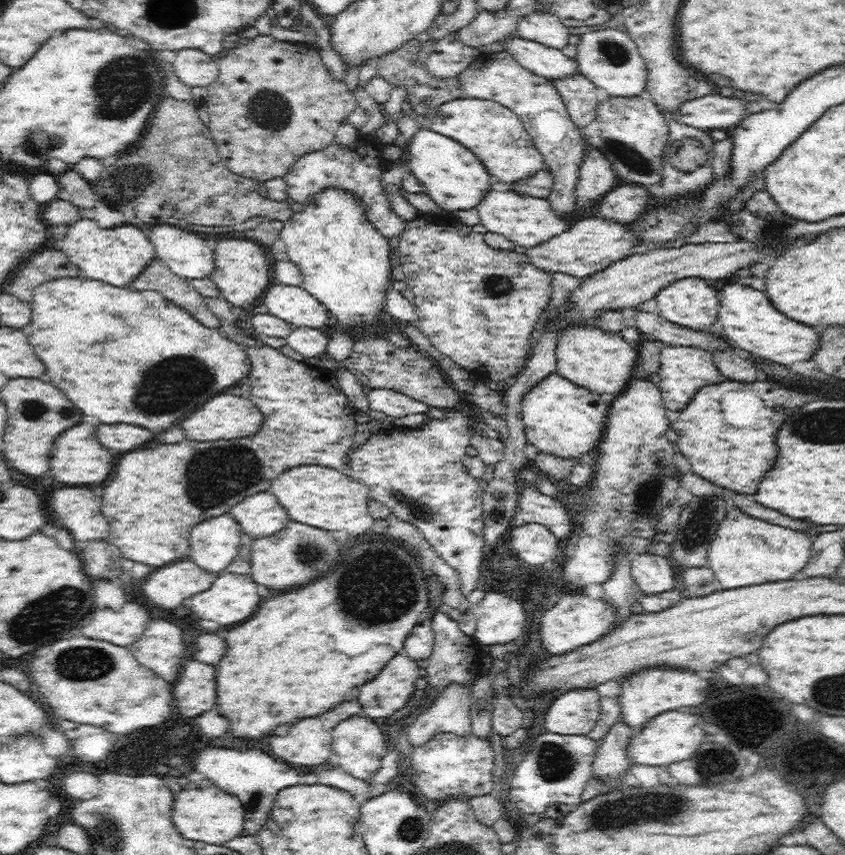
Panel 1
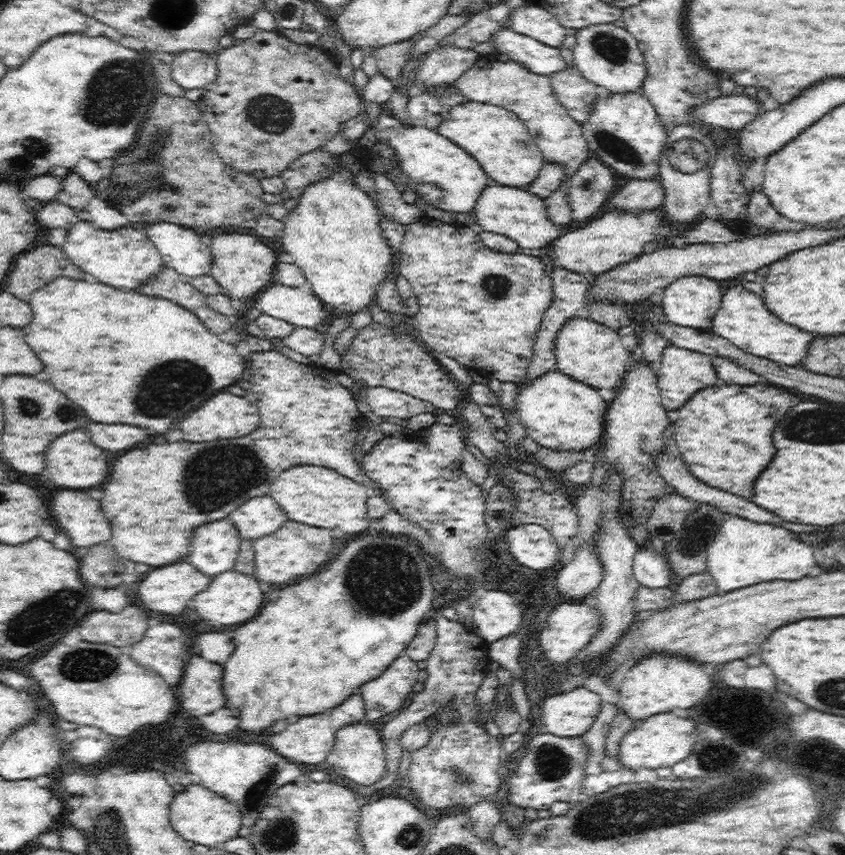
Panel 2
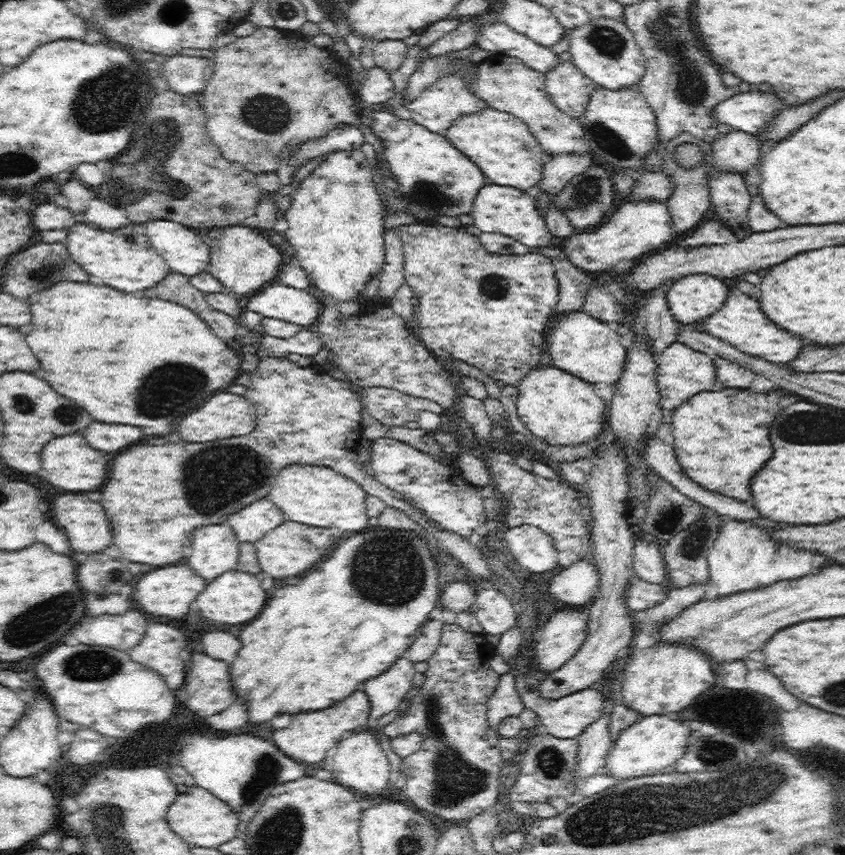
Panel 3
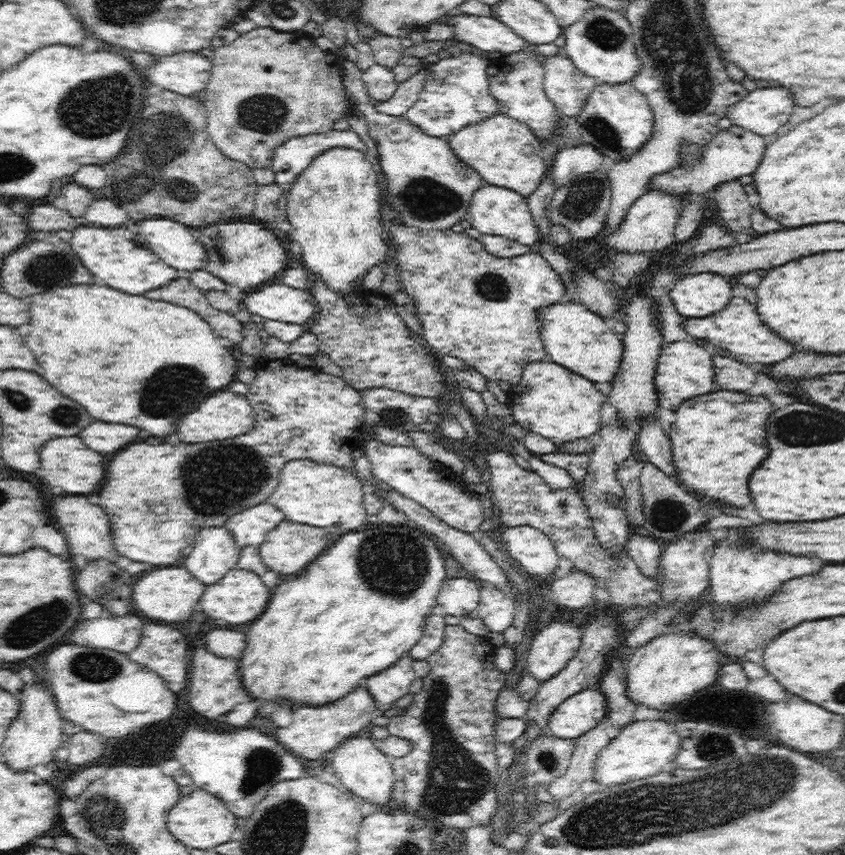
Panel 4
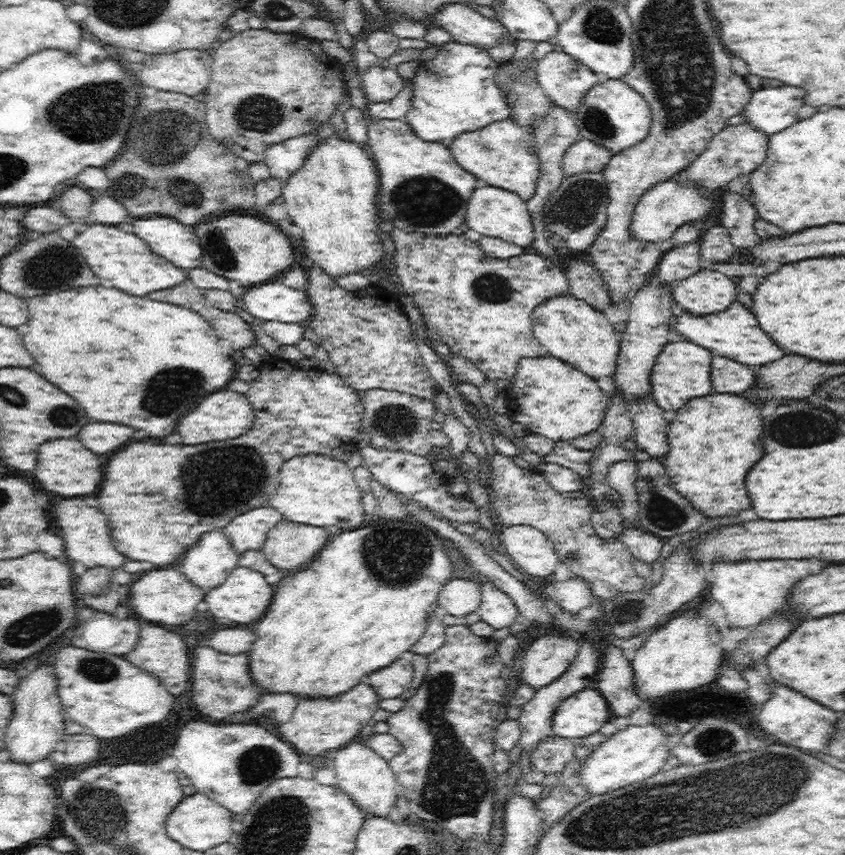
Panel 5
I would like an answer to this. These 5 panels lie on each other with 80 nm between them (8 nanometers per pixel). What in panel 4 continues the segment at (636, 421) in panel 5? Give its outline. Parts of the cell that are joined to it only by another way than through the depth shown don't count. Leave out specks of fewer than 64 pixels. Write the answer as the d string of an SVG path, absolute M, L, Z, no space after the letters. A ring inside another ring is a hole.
M656 417L651 421L642 419L639 422L637 436L638 448L645 460L662 470L668 477L675 478L675 468L672 462L671 438L662 431L662 424Z

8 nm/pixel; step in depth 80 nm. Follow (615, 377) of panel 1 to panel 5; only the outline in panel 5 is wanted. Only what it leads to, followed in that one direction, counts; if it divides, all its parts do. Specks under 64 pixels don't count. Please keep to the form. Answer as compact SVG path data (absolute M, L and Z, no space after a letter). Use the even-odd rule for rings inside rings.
M570 293L549 299L534 309L531 316L534 336L541 344L541 354L568 362L596 380L601 376L612 376L617 367L621 333L612 327L602 311L592 309Z

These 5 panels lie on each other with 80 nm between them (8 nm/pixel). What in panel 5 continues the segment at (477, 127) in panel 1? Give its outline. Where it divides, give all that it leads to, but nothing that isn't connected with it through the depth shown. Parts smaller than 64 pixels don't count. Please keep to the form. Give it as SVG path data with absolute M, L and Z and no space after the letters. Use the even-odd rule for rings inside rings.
M514 119L492 122L478 130L463 132L449 145L456 163L468 173L476 175L481 183L511 190L525 201L534 196L539 179L540 157L533 134L520 127Z

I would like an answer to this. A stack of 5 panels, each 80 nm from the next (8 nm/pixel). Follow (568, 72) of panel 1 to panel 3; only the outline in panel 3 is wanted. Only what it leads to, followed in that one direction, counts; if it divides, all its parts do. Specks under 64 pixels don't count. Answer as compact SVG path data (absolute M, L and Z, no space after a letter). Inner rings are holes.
M501 21L484 24L475 44L491 55L518 58L525 66L544 74L561 62L552 48L534 42Z

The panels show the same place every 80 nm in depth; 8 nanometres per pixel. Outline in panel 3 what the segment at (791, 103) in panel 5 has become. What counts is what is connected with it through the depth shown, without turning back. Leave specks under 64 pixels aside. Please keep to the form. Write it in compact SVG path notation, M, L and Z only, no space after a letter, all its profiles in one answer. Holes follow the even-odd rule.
M749 91L720 102L712 115L718 122L754 135L770 126L785 105L774 93Z

